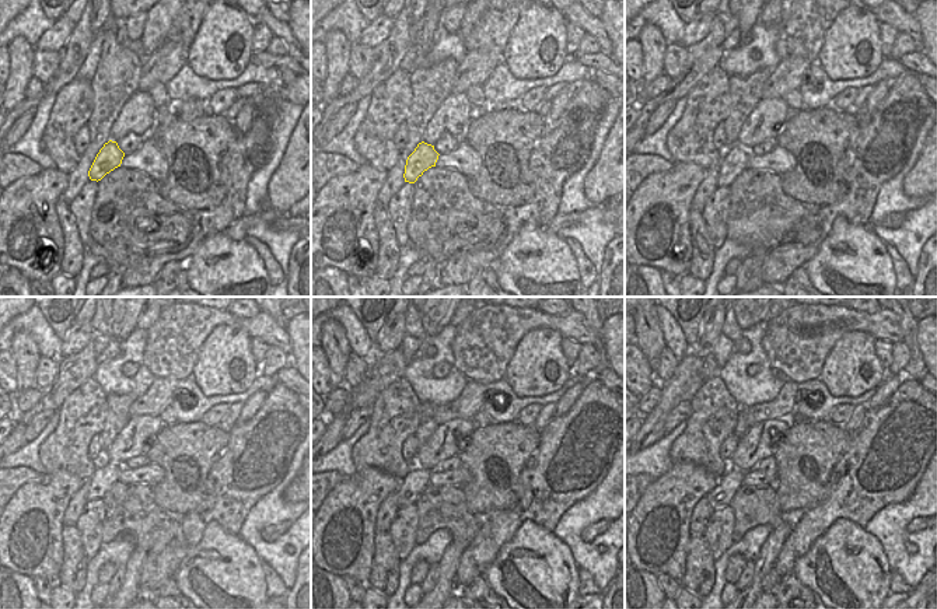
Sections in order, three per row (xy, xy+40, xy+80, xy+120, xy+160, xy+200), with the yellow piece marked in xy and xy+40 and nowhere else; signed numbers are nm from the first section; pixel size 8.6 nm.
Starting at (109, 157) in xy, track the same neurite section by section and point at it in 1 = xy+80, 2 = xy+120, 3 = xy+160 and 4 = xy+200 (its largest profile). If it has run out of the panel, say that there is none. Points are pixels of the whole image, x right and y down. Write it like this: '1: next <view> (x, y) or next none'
1: next xy+80 (736, 158)
2: next xy+120 (105, 475)
3: next xy+160 (416, 480)
4: next xy+200 (731, 480)

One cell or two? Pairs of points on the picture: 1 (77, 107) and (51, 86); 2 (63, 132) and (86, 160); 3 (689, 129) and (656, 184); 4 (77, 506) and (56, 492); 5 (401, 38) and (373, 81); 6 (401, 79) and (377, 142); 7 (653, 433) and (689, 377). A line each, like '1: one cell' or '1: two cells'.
1: two cells
2: two cells
3: two cells
4: two cells
5: one cell
6: one cell
7: one cell

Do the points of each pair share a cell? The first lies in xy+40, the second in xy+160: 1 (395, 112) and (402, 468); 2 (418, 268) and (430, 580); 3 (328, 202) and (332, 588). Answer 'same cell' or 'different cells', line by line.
1: same cell
2: different cells
3: different cells

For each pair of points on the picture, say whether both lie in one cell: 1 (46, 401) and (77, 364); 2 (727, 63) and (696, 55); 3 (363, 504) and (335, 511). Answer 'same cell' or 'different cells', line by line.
1: same cell
2: different cells
3: same cell

